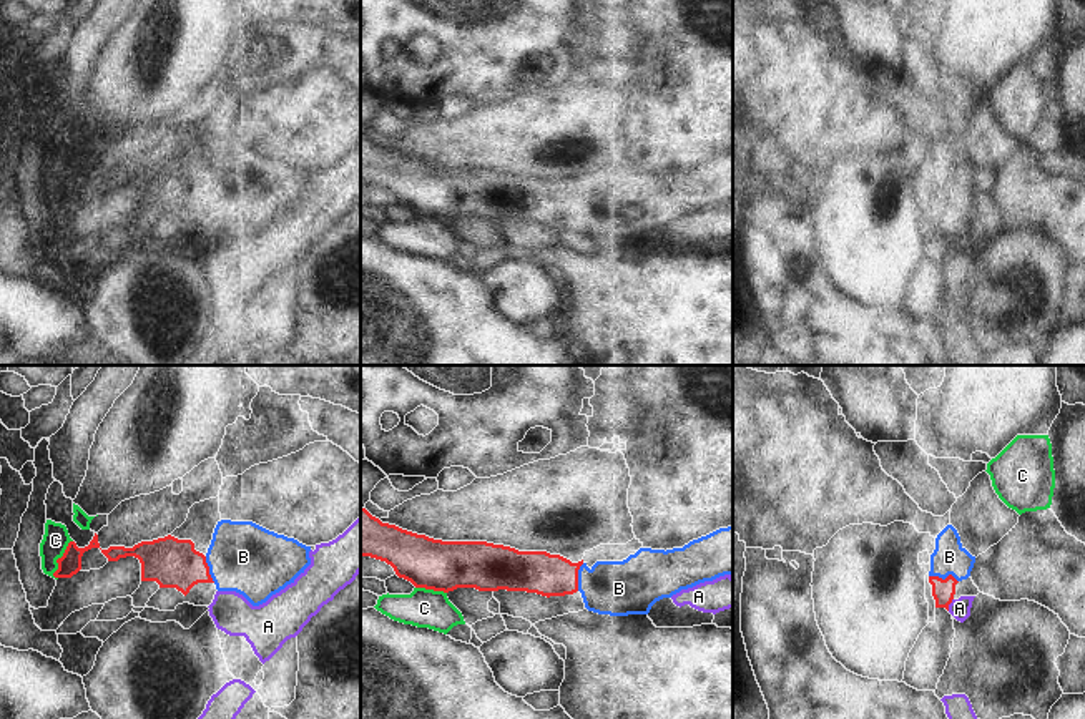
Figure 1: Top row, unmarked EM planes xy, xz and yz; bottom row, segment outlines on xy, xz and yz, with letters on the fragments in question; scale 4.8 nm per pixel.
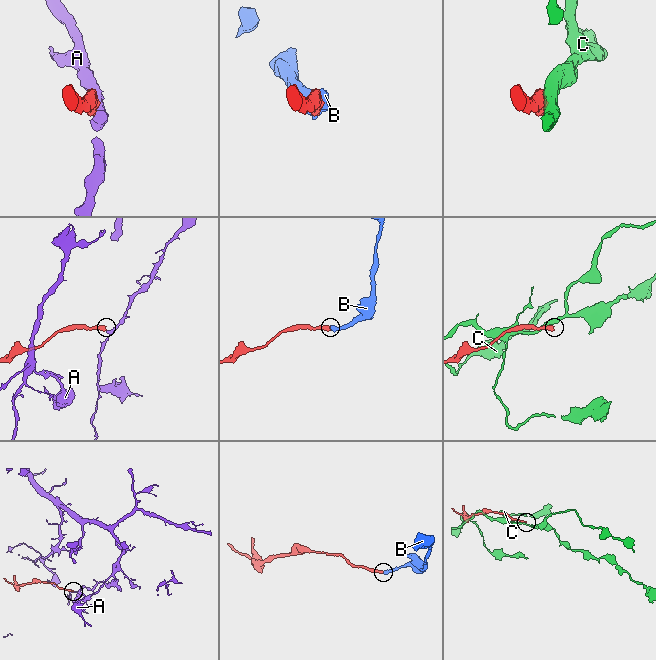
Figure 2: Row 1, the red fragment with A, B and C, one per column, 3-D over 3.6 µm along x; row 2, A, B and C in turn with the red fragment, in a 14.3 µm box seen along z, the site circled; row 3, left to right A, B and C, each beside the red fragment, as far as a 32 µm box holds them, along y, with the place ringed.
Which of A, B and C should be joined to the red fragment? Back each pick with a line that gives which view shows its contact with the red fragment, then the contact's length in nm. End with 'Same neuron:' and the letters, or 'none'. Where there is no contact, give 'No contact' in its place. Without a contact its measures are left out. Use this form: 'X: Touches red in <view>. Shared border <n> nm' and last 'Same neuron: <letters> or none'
B: Touches red in yz. Shared border 150 nm
Same neuron: B

